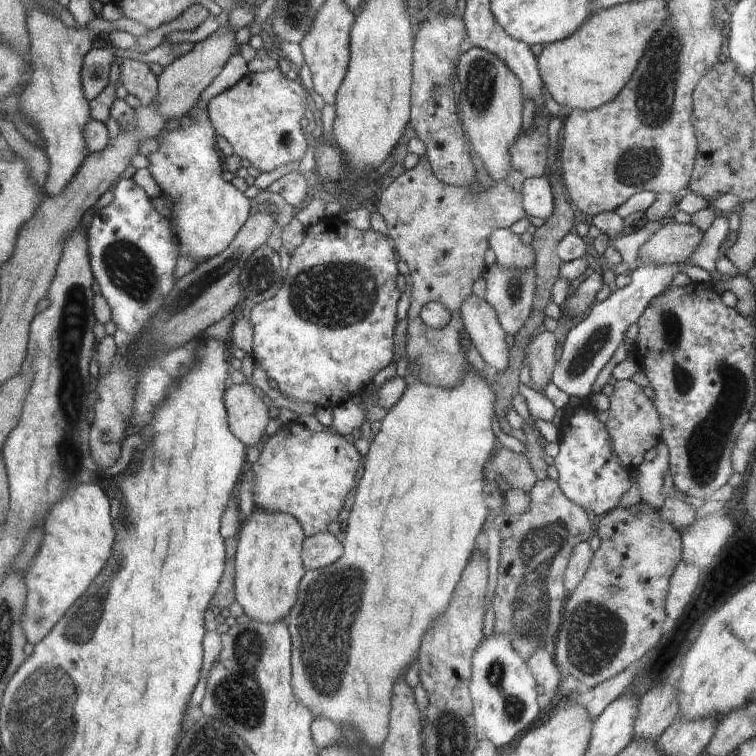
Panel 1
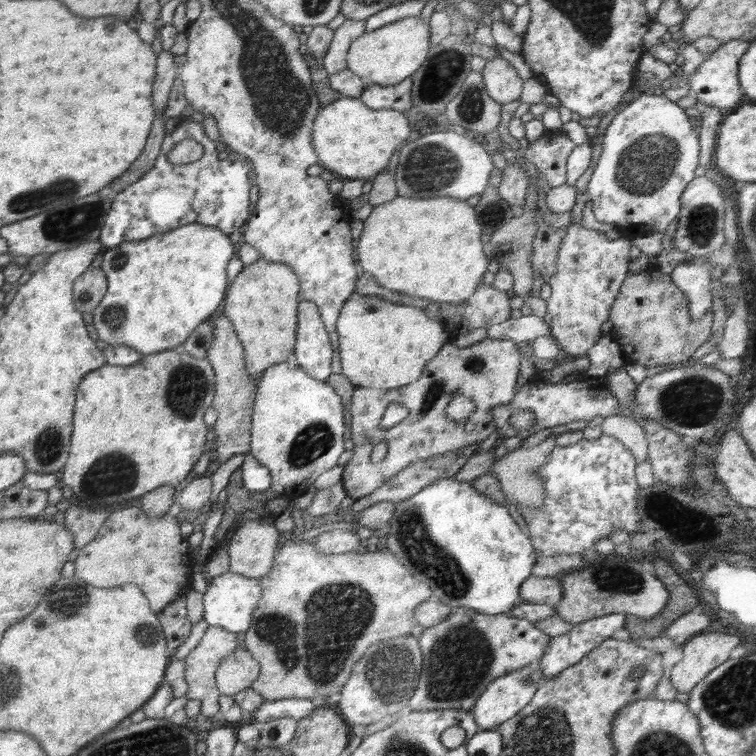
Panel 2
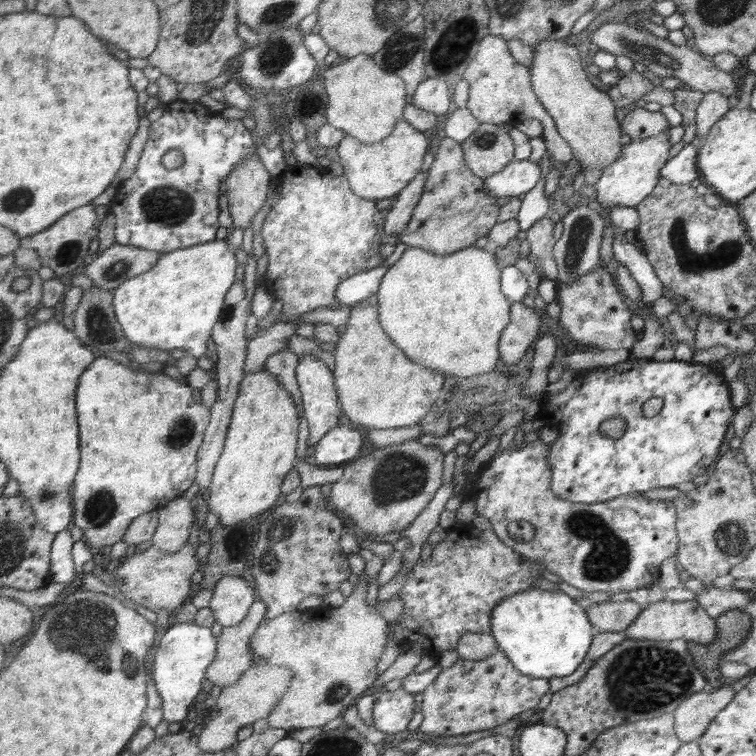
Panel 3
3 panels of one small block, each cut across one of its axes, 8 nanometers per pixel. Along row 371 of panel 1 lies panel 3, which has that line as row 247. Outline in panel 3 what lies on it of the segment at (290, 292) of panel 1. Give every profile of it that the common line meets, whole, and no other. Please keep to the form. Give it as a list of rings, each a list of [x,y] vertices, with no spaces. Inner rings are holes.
[[[295,163],[278,178],[280,197],[270,207],[270,212],[262,222],[262,244],[266,248],[268,266],[263,285],[274,293],[275,300],[282,302],[284,323],[292,323],[306,312],[319,308],[337,309],[337,288],[346,279],[382,265],[380,244],[376,238],[382,234],[382,224],[388,210],[378,210],[376,201],[366,200],[352,190],[344,175],[333,176],[319,166]]]

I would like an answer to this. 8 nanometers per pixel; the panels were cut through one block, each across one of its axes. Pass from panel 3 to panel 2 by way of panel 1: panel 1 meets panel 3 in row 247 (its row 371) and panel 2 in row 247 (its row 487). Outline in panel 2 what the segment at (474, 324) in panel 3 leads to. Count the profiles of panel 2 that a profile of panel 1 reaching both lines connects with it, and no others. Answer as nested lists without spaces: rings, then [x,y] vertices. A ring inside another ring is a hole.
[[[396,197],[386,204],[374,206],[371,214],[363,221],[363,232],[360,238],[356,241],[358,243],[358,260],[362,272],[372,274],[376,282],[384,288],[393,290],[394,292],[408,294],[414,298],[422,298],[442,303],[464,303],[468,300],[478,284],[482,284],[482,280],[486,280],[486,272],[490,272],[497,267],[496,260],[494,259],[495,244],[488,244],[486,240],[486,224],[482,224],[482,216],[478,216],[478,208],[468,206],[462,200],[454,200],[454,198],[412,198],[412,197]]]

